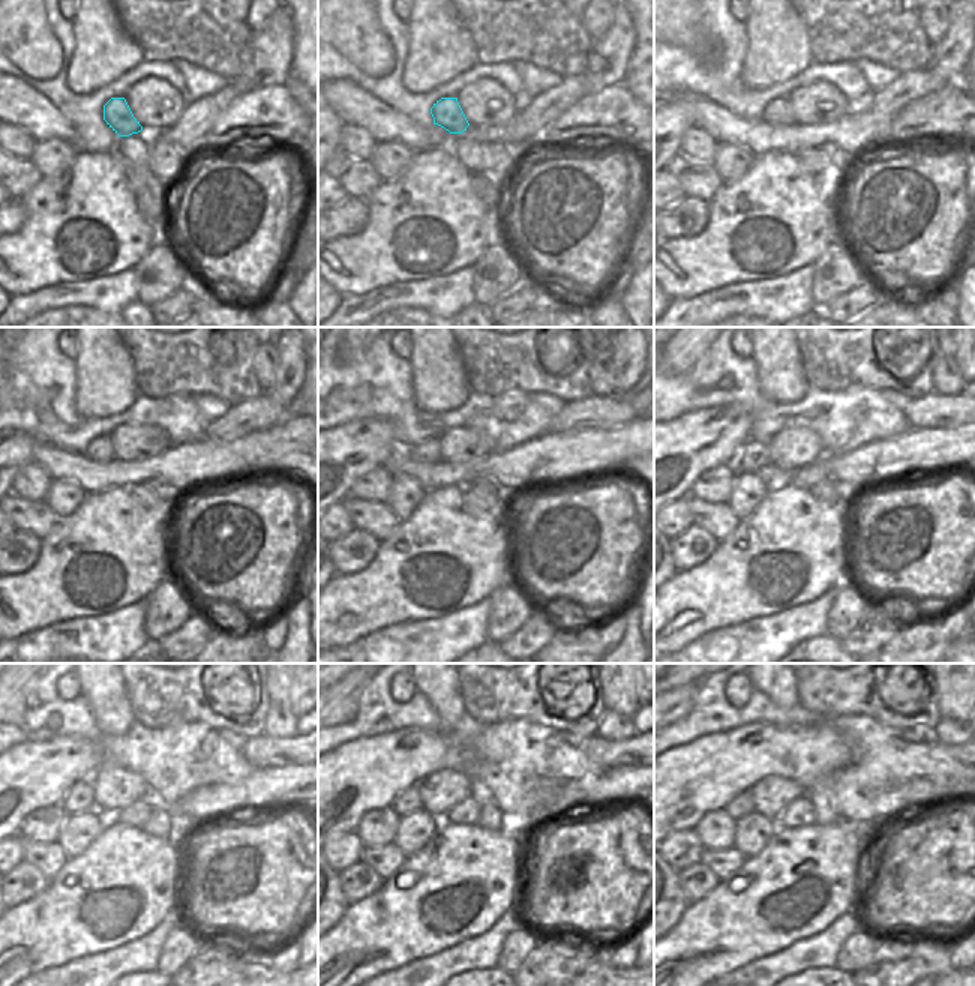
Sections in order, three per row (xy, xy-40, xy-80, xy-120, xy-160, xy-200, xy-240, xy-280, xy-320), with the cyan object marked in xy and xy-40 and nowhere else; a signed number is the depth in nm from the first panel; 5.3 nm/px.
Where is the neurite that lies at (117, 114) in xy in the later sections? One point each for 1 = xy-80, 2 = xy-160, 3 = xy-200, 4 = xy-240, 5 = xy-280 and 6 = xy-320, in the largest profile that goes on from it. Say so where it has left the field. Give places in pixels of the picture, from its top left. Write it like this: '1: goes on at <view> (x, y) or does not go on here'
1: goes on at xy-80 (779, 111)
2: goes on at xy-160 (426, 452)
3: goes on at xy-200 (753, 456)
4: goes on at xy-240 (80, 797)
5: goes on at xy-280 (408, 800)
6: goes on at xy-320 (741, 805)

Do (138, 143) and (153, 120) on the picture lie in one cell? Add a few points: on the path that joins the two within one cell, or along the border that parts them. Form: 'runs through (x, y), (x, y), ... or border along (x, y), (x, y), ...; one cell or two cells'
border along (143, 129), (147, 134); two cells

